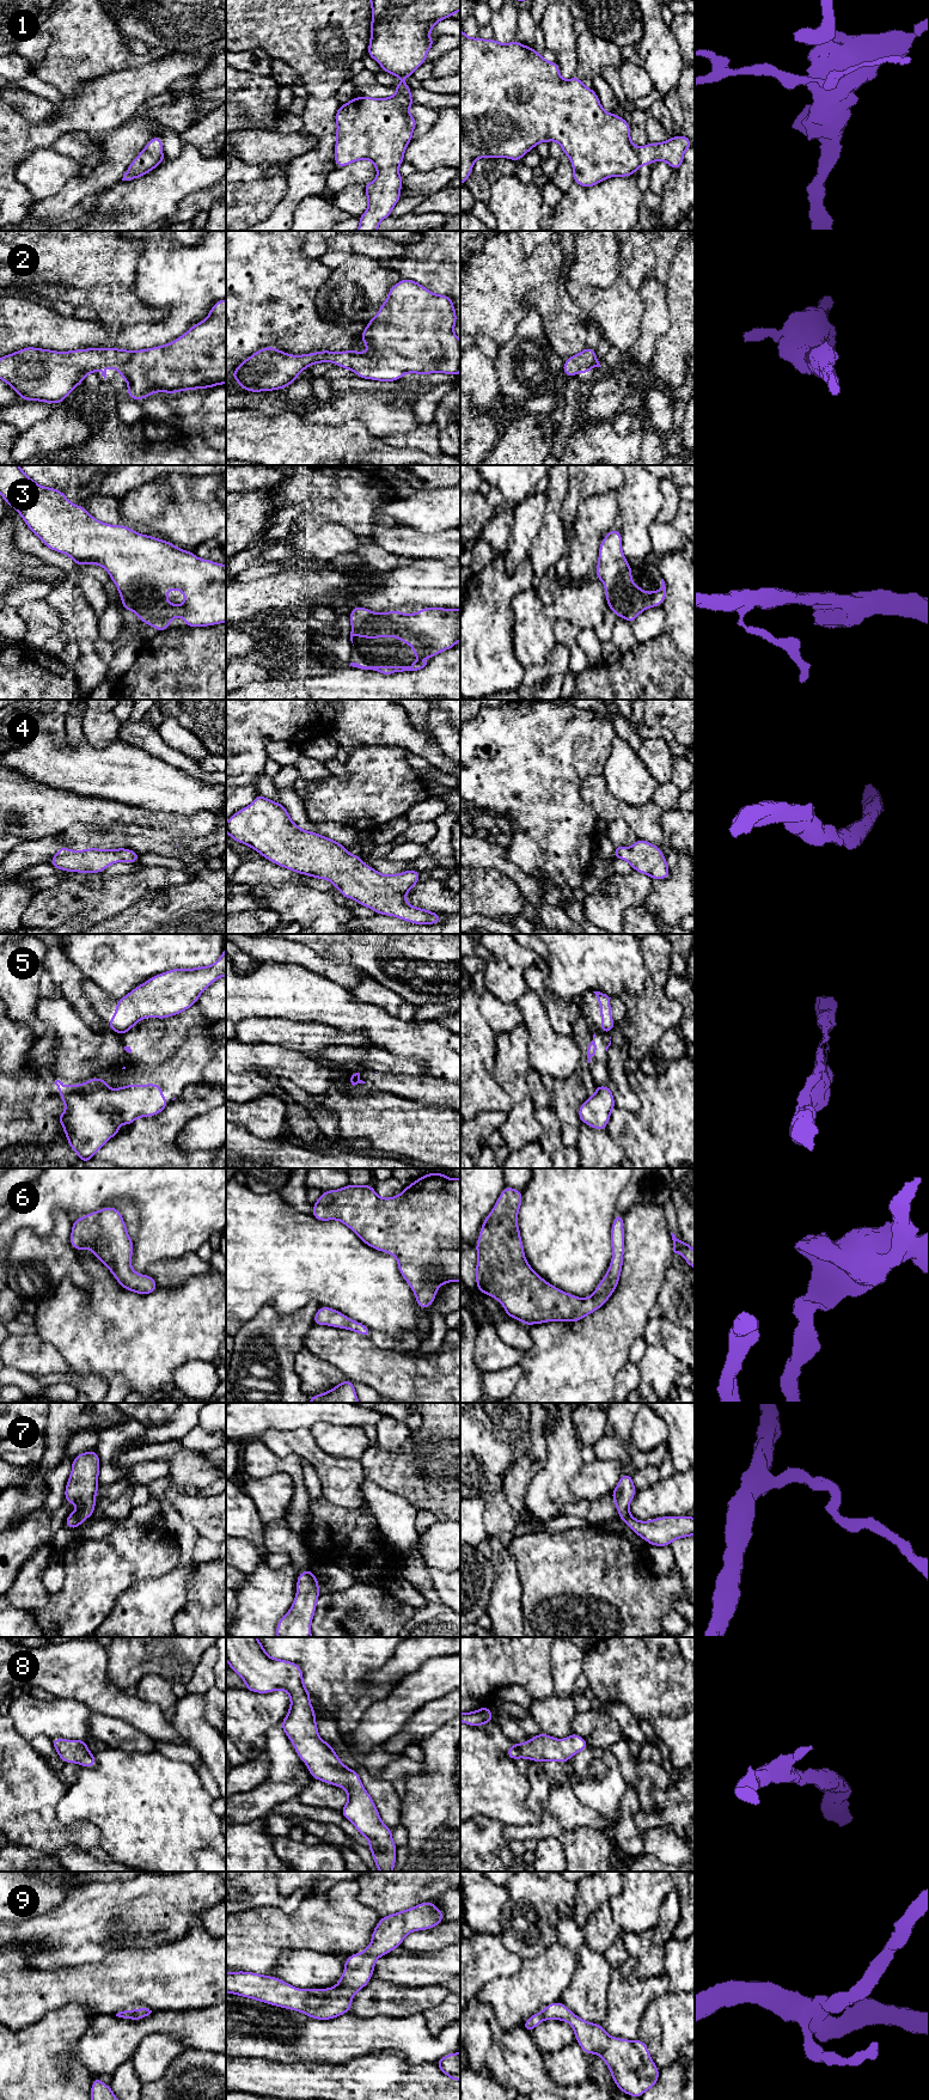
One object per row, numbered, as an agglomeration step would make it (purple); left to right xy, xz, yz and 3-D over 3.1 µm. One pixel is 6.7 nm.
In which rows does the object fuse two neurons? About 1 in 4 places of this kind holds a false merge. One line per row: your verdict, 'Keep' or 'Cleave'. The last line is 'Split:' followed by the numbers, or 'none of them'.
1: Keep
2: Keep
3: Keep
4: Keep
5: Cleave
6: Keep
7: Keep
8: Keep
9: Keep
Split: 5

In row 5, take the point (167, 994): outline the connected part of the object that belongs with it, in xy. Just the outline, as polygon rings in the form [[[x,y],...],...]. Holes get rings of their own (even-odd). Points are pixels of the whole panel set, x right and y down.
[[[226,946],[213,965],[171,969],[153,976],[124,997],[116,1000],[117,1011],[108,1021],[108,1027],[121,1036],[145,1018],[166,1019],[177,1015],[196,1005],[198,996],[224,976]]]

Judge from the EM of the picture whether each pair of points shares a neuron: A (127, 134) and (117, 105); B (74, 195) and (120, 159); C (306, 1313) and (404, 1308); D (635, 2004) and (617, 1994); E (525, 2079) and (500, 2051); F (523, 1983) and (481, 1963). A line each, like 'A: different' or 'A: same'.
A: different
B: same
C: different
D: same
E: same
F: different

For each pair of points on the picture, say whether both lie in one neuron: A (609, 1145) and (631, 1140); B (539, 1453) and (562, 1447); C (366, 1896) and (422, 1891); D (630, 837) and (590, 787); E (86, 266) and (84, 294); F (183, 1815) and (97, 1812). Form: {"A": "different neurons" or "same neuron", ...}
{"A": "different neurons", "B": "different neurons", "C": "same neuron", "D": "different neurons", "E": "different neurons", "F": "same neuron"}

